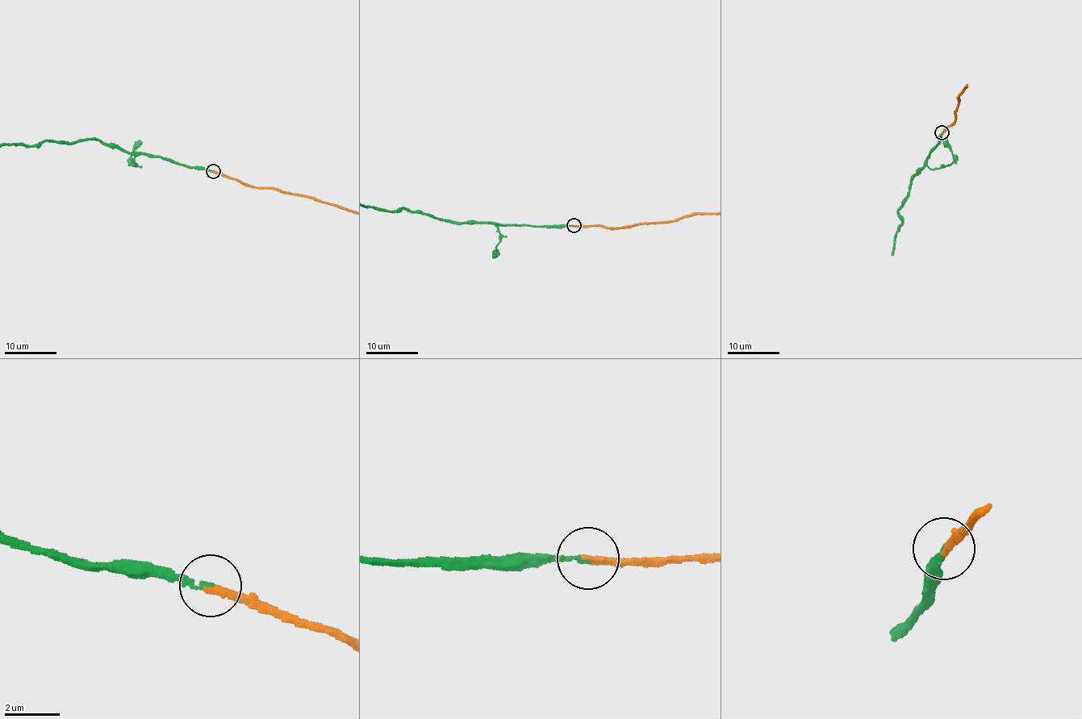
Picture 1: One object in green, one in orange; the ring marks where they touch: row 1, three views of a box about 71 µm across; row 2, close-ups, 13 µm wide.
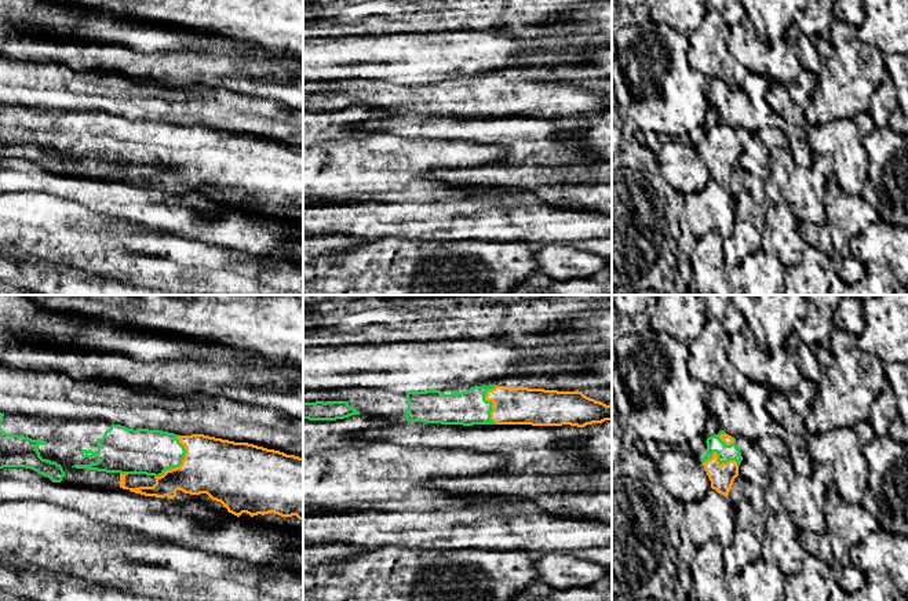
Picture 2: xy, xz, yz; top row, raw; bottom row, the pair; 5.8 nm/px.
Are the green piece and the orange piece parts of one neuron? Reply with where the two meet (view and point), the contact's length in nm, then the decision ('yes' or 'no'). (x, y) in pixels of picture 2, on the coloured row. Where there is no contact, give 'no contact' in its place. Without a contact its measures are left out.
xy (181, 463) | 280 nm | yes

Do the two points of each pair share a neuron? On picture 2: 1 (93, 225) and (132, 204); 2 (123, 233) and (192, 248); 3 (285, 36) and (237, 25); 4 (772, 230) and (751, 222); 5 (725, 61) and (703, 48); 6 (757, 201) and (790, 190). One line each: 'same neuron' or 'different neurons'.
1: different neurons
2: same neuron
3: same neuron
4: different neurons
5: same neuron
6: different neurons

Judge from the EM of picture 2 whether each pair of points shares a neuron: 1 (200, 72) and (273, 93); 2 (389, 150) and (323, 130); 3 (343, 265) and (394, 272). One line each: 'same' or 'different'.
1: same
2: different
3: same

